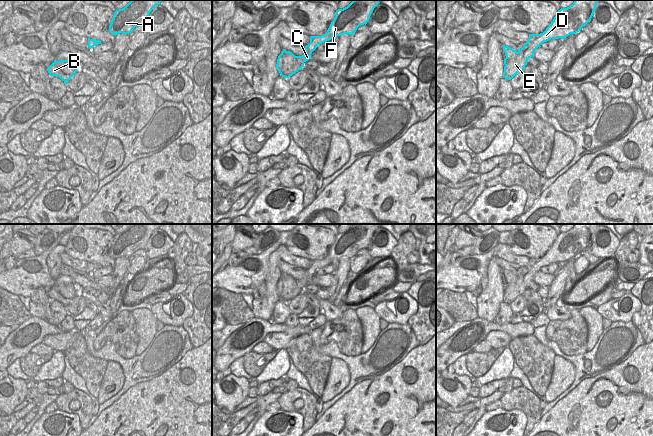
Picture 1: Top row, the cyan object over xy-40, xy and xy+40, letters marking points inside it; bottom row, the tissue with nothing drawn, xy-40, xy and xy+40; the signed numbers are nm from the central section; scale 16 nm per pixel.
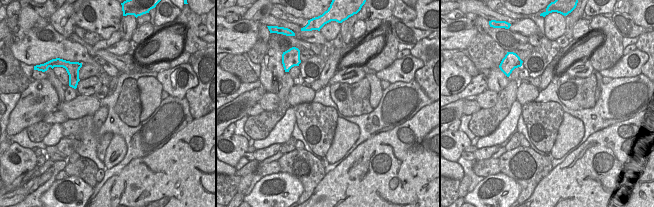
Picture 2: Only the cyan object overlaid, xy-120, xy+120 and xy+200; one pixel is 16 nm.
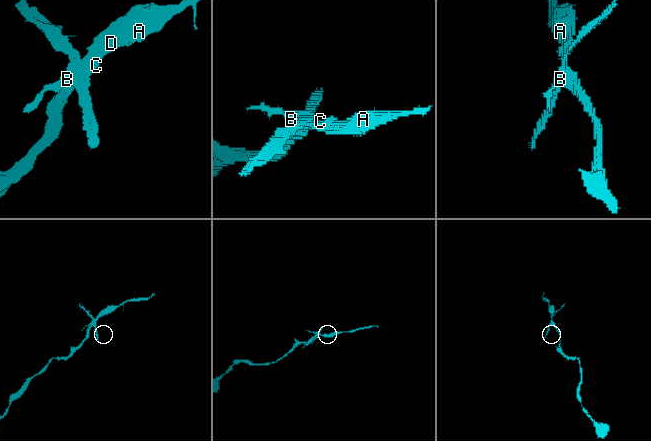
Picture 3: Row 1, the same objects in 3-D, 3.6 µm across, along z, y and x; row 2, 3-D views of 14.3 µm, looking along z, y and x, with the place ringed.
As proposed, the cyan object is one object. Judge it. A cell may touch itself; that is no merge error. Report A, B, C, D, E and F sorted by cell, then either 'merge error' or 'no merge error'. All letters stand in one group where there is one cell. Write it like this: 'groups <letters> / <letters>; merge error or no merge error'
groups A C D E F / B; merge error

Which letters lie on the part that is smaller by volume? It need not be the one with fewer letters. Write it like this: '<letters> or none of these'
B

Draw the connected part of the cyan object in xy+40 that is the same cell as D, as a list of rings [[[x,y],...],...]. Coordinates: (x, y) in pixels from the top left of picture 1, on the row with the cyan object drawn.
[[[575,0],[567,8],[558,10],[551,24],[543,33],[529,34],[528,41],[515,59],[507,61],[504,66],[503,78],[511,80],[518,72],[522,72],[529,58],[540,45],[551,39],[564,39],[570,34],[576,34],[592,18],[598,0]]]

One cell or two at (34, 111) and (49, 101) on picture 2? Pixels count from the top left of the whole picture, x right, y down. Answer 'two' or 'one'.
one

